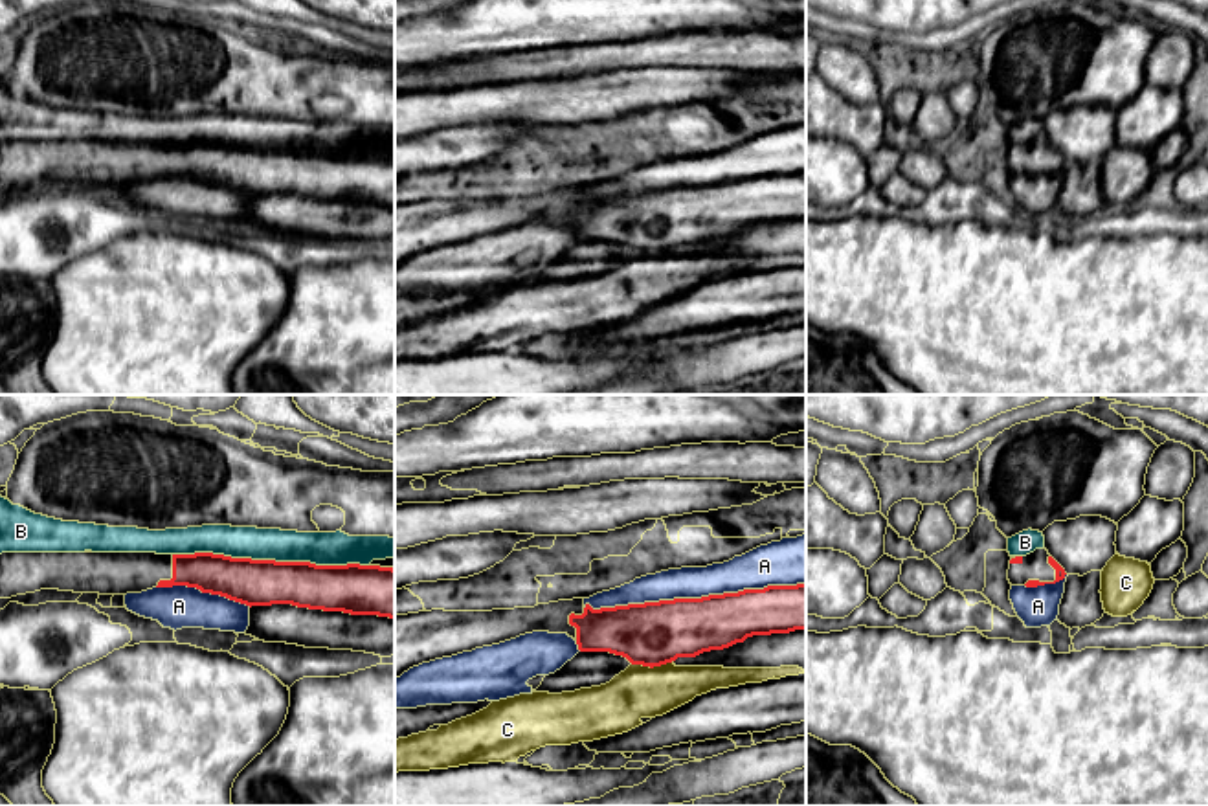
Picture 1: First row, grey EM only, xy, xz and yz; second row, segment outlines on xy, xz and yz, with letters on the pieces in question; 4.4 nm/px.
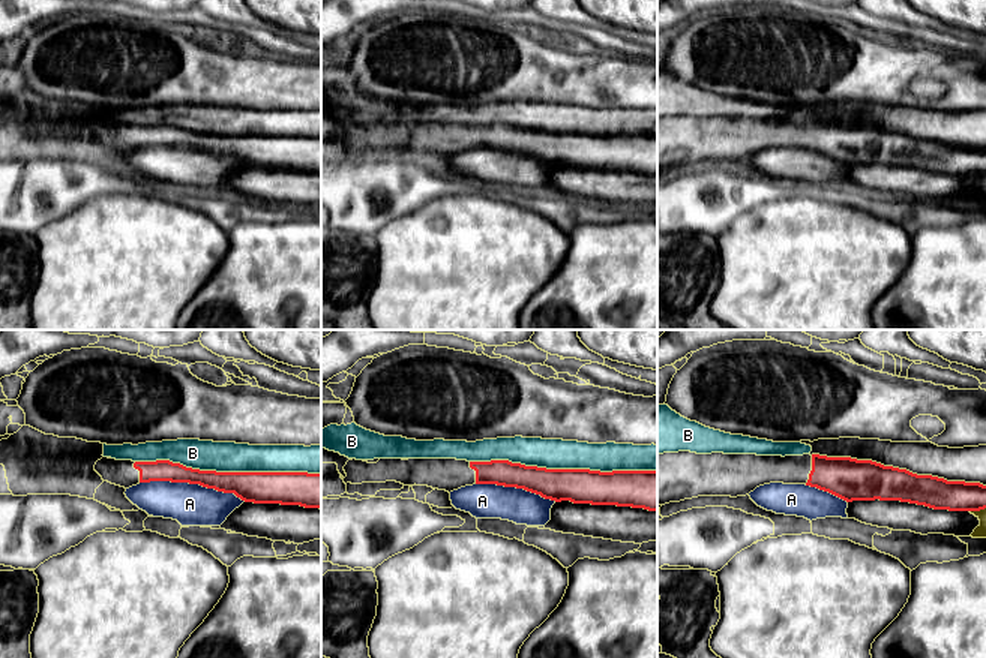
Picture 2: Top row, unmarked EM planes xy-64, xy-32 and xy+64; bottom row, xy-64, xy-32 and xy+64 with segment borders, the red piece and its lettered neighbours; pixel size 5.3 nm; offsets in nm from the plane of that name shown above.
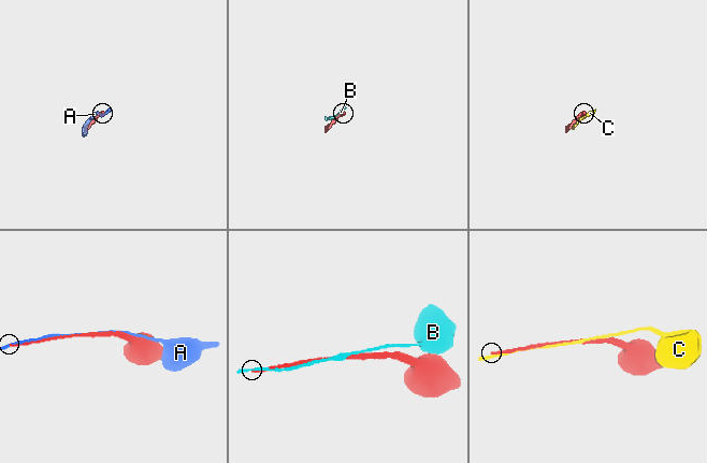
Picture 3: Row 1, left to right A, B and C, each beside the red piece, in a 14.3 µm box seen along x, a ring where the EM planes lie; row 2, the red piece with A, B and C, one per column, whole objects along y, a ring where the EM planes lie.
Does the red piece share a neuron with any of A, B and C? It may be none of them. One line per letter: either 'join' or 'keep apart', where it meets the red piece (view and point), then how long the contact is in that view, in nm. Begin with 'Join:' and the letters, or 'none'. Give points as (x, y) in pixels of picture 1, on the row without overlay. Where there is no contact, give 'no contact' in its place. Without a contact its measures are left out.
Join: none
A: keep apart; meets red in xz at (694, 188); contact 950 nm long
B: keep apart; meets red in xy at (270, 149); contact 850 nm long
C: keep apart; meets red in xz at (650, 256); contact 180 nm long

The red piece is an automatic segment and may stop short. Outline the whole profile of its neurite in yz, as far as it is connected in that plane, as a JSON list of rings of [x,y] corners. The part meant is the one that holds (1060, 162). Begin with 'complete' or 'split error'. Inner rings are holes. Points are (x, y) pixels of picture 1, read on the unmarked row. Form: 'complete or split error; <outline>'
split error; [[[1035,138],[1026,145],[1010,149],[1008,169],[1012,174],[1037,176],[1056,173],[1065,167],[1065,158],[1048,143],[1048,140]]]

